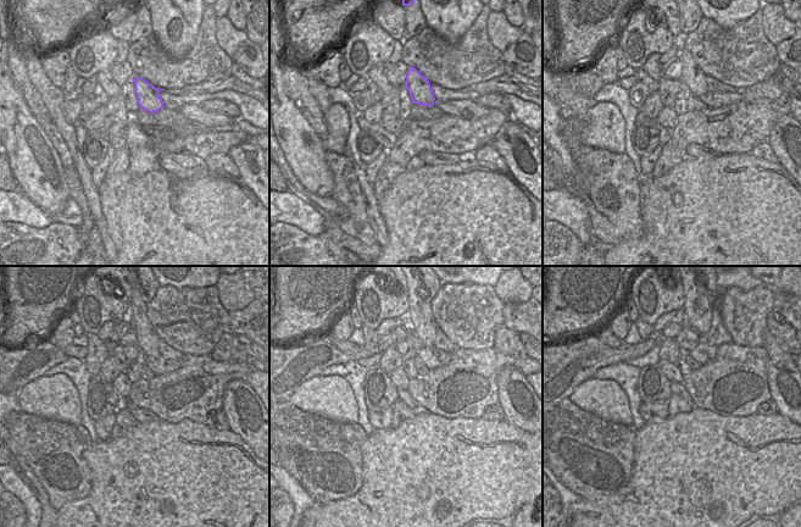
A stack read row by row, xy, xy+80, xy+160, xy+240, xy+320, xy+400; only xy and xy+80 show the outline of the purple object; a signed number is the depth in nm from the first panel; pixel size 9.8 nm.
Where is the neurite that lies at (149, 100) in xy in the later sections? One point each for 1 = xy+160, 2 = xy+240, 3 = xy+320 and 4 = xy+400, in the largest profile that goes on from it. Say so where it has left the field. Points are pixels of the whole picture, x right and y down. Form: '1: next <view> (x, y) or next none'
1: next xy+160 (693, 78)
2: next xy+240 (148, 339)
3: next xy+320 (423, 325)
4: next xy+400 (697, 300)

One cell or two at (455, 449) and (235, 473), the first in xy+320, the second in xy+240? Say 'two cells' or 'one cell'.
one cell

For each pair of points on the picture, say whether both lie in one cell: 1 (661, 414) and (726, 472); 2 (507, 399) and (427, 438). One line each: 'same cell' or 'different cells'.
1: different cells
2: different cells

